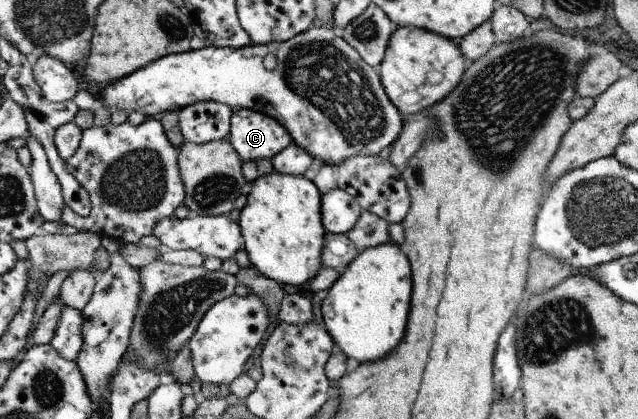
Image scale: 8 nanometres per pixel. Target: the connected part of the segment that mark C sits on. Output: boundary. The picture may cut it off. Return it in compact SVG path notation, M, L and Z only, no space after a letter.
M251 109L234 110L230 118L229 142L241 160L271 160L293 143L289 131L269 115Z

